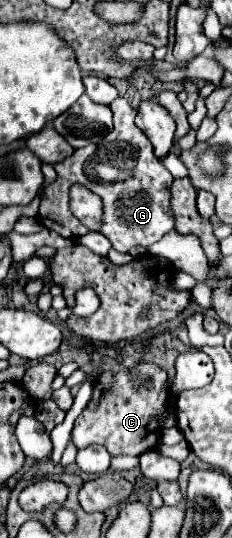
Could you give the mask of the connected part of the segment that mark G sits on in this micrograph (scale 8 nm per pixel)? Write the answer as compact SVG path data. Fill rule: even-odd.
M117 97L111 103L113 111L113 131L107 135L107 143L87 145L77 149L73 157L54 165L57 173L56 180L43 191L41 207L39 207L39 221L59 233L65 239L79 239L89 229L75 221L75 215L69 209L69 190L75 183L89 187L95 195L103 199L103 227L101 233L111 241L113 249L127 253L135 245L149 247L157 243L167 231L173 229L173 217L169 209L169 187L171 187L171 173L165 169L161 161L153 155L153 145L145 137L145 133L135 125L135 109L129 105L127 99Z

